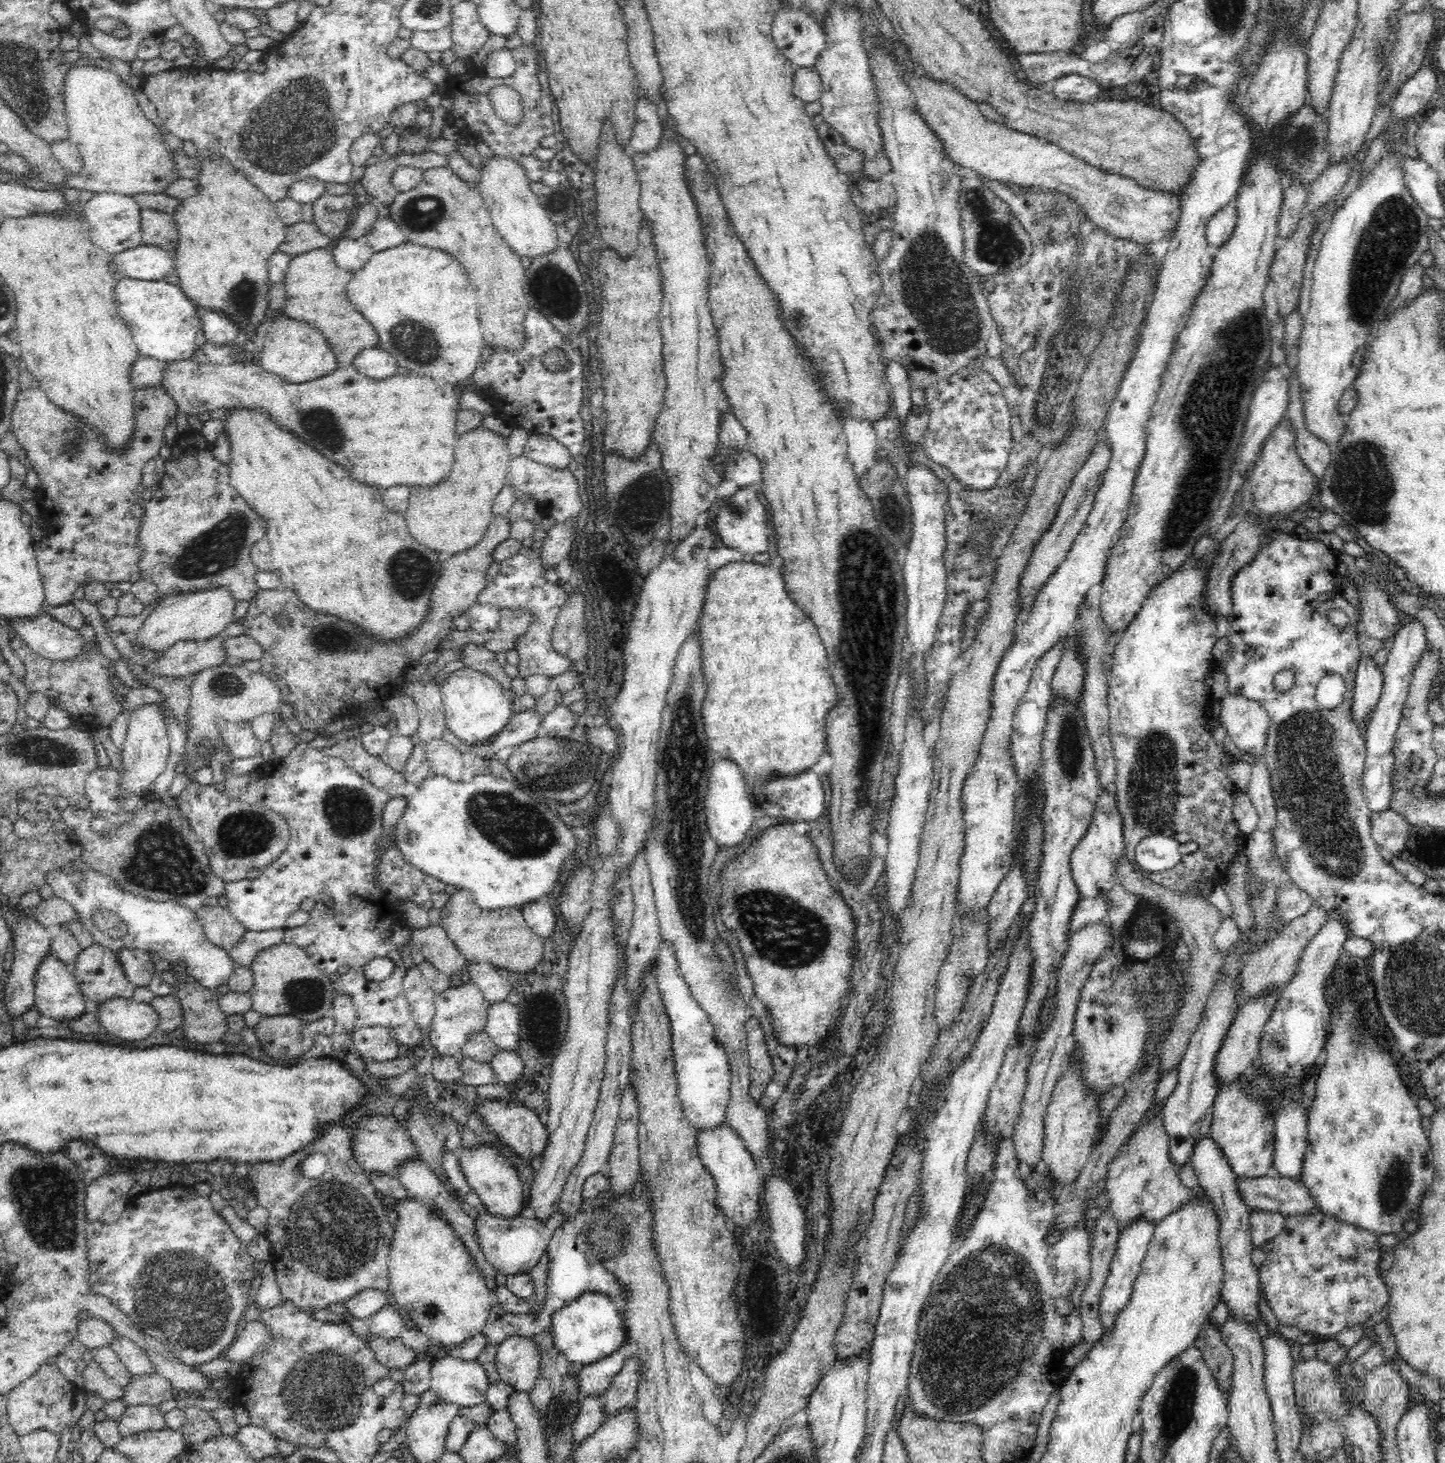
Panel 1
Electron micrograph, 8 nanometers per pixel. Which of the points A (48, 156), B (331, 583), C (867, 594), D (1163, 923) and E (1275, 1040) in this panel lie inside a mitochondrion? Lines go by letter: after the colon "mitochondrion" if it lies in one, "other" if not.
A: other
B: other
C: mitochondrion
D: other
E: mitochondrion

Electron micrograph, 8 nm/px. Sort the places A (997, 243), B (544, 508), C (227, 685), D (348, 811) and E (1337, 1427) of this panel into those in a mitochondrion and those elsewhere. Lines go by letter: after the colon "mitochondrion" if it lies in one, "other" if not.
A: mitochondrion
B: other
C: mitochondrion
D: mitochondrion
E: mitochondrion

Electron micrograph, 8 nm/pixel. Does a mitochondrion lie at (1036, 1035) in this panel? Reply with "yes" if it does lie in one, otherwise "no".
no

